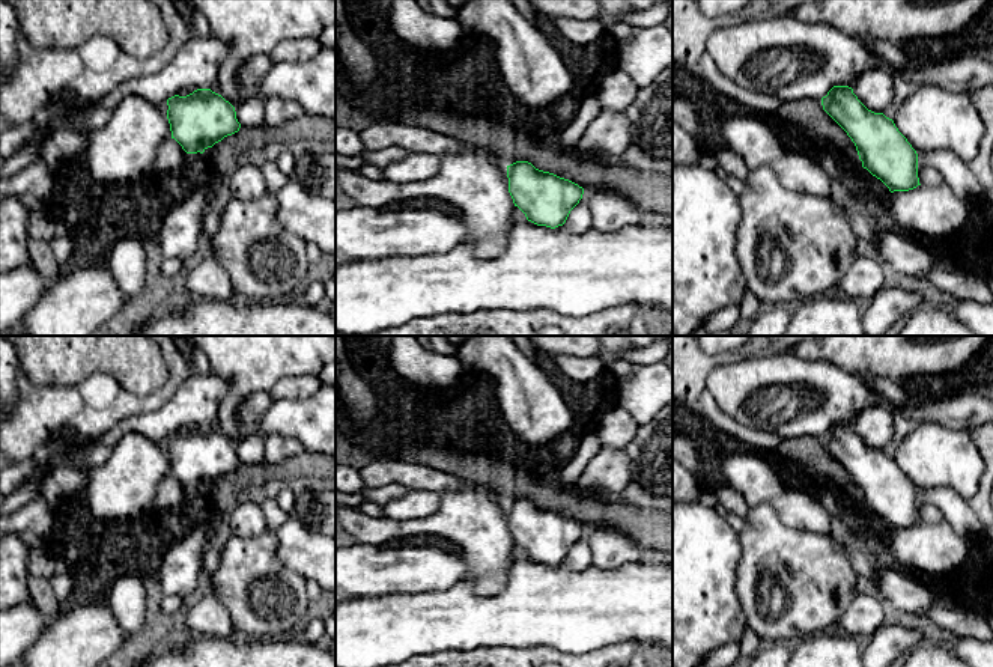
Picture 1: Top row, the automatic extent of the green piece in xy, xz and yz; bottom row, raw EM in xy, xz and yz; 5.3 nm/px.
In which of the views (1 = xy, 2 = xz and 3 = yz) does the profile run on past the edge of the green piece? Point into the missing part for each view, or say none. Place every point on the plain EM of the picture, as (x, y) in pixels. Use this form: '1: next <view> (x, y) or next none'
1: next none
2: next none
3: next none

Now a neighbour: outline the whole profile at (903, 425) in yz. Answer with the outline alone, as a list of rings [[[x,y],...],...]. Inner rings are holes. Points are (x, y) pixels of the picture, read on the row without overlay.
[[[892,413],[892,414],[894,414],[897,431],[892,441],[883,450],[889,456],[892,456],[892,452],[900,444],[900,441],[904,440],[906,435],[913,429],[912,422],[906,416],[903,416],[901,413]]]

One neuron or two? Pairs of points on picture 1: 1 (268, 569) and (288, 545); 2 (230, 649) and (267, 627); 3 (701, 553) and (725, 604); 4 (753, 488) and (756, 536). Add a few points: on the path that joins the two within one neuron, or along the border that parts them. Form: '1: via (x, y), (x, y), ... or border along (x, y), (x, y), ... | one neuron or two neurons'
1: border along (273, 530), (277, 557), (306, 578) | two neurons
2: border along (238, 636), (247, 639), (282, 639) | two neurons
3: via (701, 565), (701, 580), (713, 592) | one neuron
4: border along (751, 506), (769, 505), (786, 524) | two neurons

